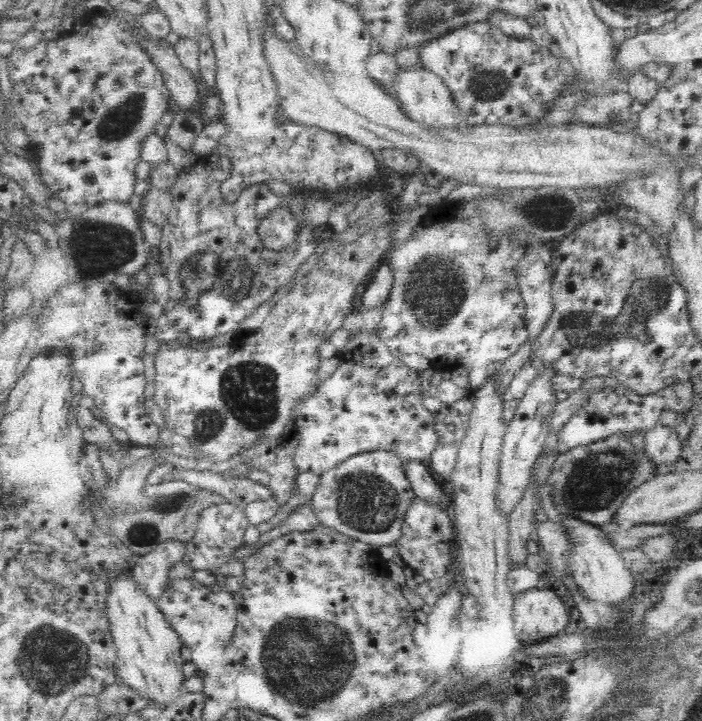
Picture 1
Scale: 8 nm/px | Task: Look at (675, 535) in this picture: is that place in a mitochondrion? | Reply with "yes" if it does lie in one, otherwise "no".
no

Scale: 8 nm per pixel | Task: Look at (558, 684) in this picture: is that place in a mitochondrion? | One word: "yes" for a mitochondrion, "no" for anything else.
no

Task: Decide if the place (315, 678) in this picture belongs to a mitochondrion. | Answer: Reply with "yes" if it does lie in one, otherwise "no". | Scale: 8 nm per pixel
yes

